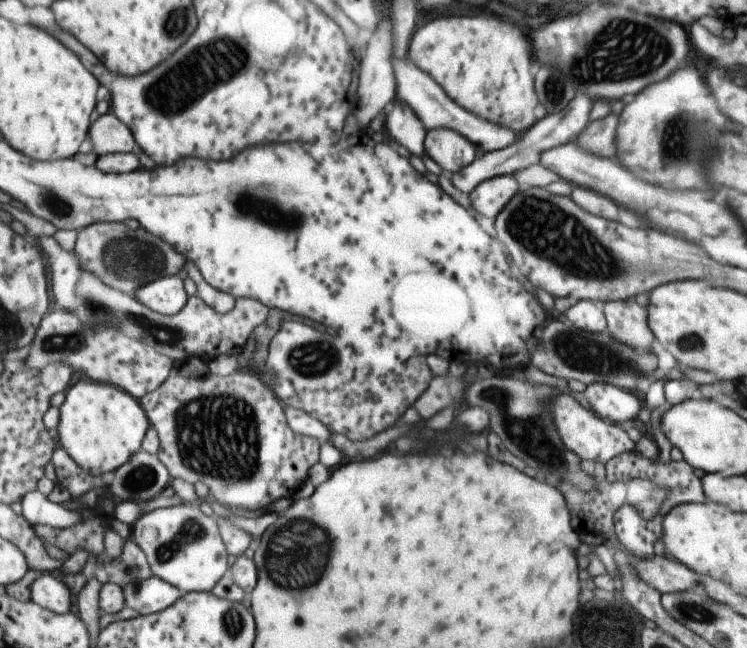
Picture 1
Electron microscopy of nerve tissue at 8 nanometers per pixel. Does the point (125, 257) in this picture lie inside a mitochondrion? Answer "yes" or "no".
yes

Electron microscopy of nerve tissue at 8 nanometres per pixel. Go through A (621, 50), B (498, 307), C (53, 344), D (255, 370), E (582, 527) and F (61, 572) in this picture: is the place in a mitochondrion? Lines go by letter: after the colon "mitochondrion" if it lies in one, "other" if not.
A: mitochondrion
B: other
C: mitochondrion
D: other
E: other
F: other

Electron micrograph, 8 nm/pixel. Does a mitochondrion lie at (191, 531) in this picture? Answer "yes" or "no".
yes

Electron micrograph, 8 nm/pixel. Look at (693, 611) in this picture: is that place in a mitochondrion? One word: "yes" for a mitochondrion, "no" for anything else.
yes

